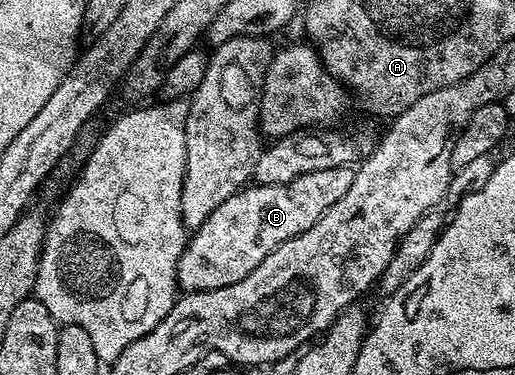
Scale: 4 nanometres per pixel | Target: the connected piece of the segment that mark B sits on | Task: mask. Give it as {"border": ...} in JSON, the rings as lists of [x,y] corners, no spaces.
{"border":[[[354,166],[324,168],[320,172],[304,172],[288,184],[271,186],[247,184],[232,196],[228,196],[228,200],[224,200],[224,204],[219,204],[216,212],[212,212],[212,216],[208,216],[208,220],[204,220],[204,224],[200,224],[200,228],[193,231],[186,247],[182,249],[182,255],[178,261],[179,291],[228,288],[244,280],[244,276],[248,276],[248,272],[252,272],[252,268],[256,268],[260,260],[264,260],[264,256],[268,256],[277,246],[284,244],[284,240],[292,240],[292,236],[300,236],[300,232],[308,232],[308,228],[312,228],[312,224],[316,224],[316,220],[320,220],[320,216],[324,216],[324,212],[328,212],[328,208],[332,208],[336,200],[342,199],[344,192],[352,188],[354,171]]]}

